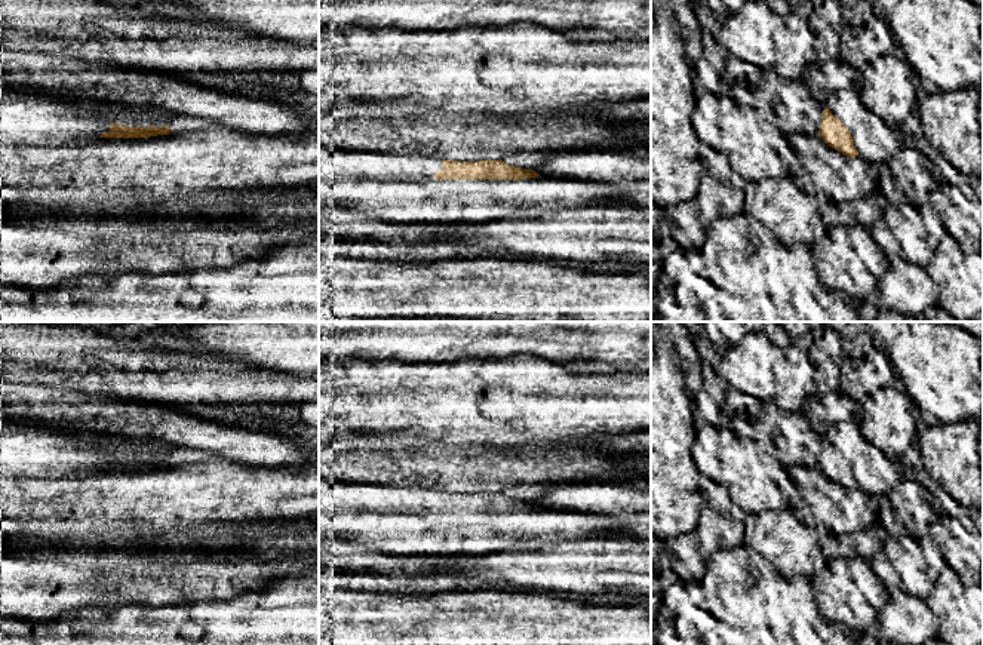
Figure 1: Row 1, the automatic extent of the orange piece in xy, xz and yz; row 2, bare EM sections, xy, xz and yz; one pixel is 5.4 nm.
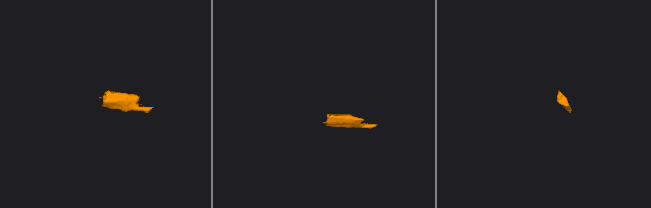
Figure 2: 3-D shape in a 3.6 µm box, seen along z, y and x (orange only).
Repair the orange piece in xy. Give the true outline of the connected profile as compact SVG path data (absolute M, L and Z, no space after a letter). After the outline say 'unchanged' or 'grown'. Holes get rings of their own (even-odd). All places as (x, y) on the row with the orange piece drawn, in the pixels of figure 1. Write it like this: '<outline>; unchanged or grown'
M0 83L0 145L59 147L85 144L101 138L150 138L169 133L169 126L133 128L116 125L107 114L98 114L93 108L77 110L73 101L56 99Z; grown

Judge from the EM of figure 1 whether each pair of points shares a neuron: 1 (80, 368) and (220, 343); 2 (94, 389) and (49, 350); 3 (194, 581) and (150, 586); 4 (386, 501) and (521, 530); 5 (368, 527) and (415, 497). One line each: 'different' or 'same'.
1: different
2: same
3: same
4: same
5: same

